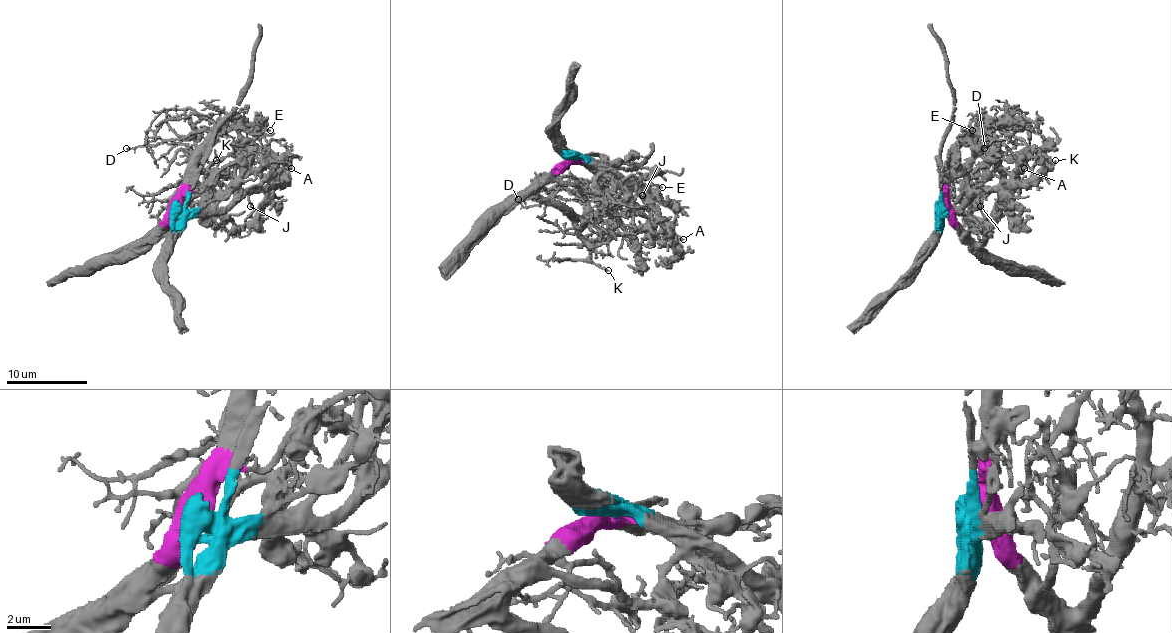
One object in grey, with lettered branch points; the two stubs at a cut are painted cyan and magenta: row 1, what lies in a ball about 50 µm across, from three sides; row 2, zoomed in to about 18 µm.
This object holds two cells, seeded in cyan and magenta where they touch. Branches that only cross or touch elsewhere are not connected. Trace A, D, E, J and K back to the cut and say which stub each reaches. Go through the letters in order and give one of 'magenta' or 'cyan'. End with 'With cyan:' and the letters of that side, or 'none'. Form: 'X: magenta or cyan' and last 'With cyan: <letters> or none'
A: cyan
D: magenta
E: magenta
J: cyan
K: magenta
With cyan: A, J

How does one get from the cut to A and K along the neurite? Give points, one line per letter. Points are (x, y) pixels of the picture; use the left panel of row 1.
A: (174, 206), (229, 208), (245, 192), (261, 190), (279, 164), (292, 168)
K: (174, 206), (146, 243), (170, 217), (172, 206), (182, 196), (182, 190), (196, 176), (196, 160), (217, 160)

